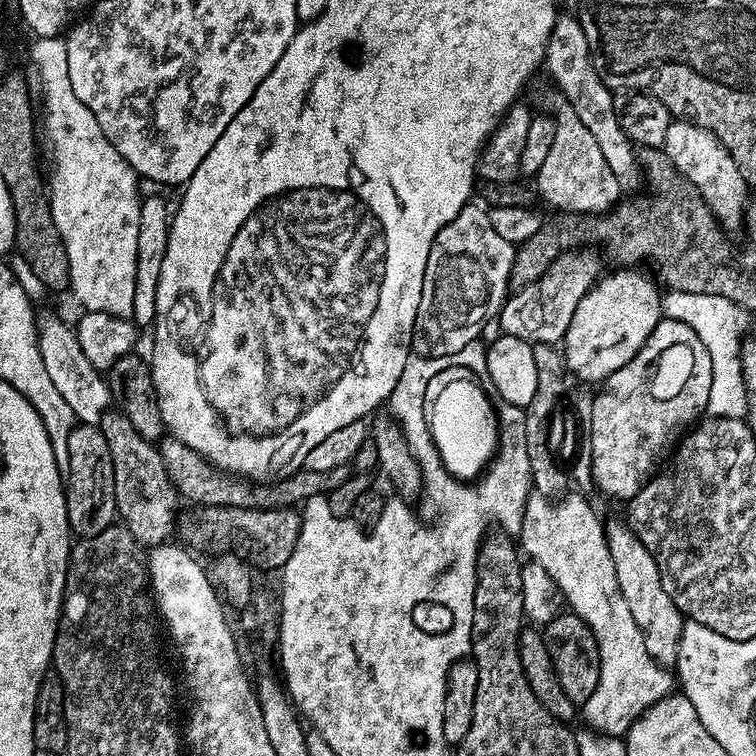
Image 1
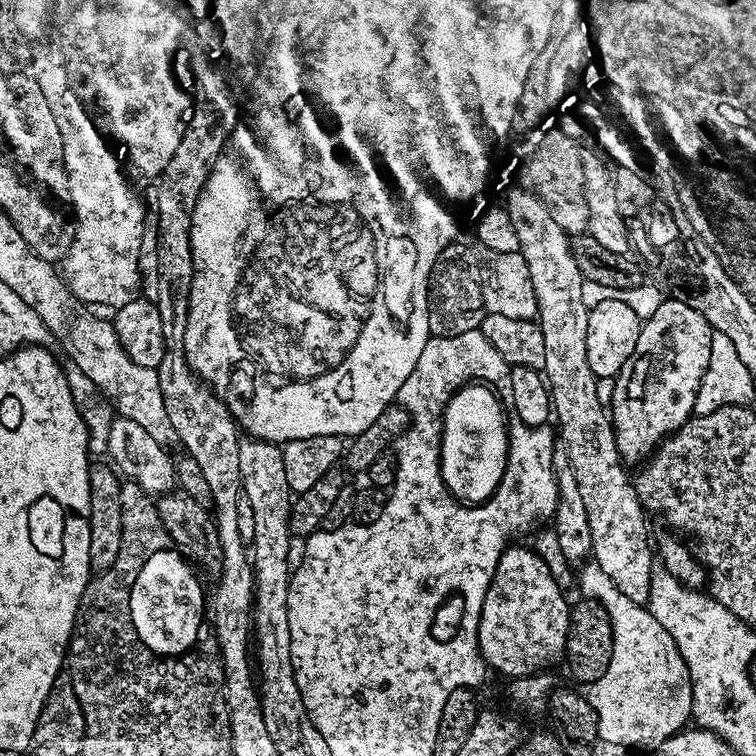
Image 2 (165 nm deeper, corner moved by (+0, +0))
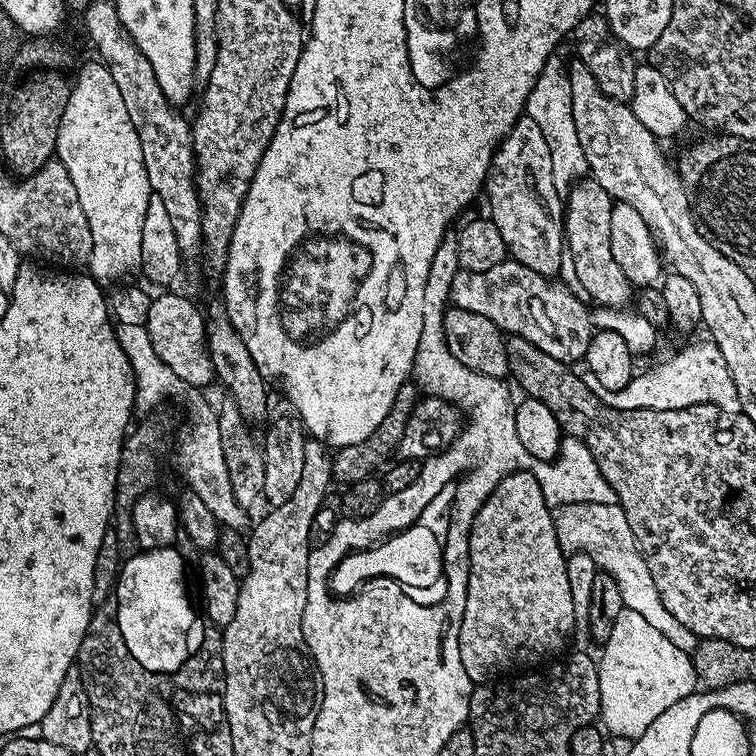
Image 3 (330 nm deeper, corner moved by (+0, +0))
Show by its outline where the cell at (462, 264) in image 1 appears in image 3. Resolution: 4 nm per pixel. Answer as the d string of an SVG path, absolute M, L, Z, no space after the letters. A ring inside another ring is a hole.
M509 258L490 270L457 272L450 300L455 307L474 310L474 314L490 318L490 322L497 324L501 332L526 338L526 342L538 346L546 354L568 362L575 352L585 351L586 342L592 338L594 325L590 308L587 308L589 305L570 289L552 283L556 282L549 282L534 270Z

